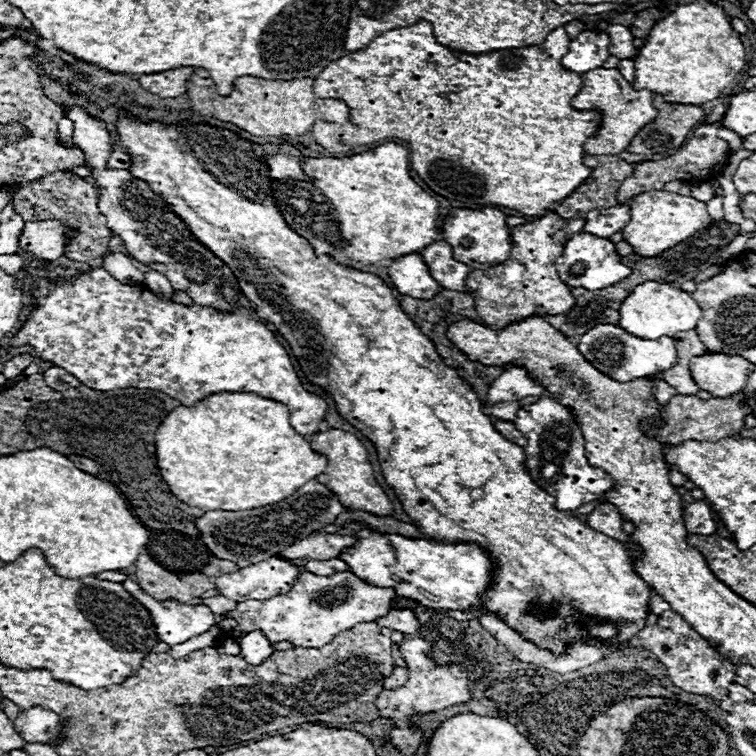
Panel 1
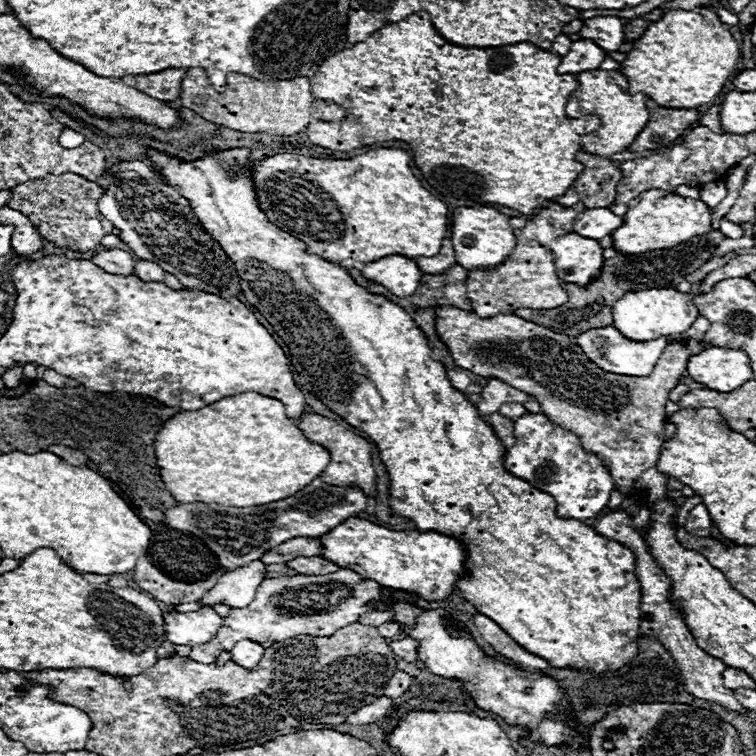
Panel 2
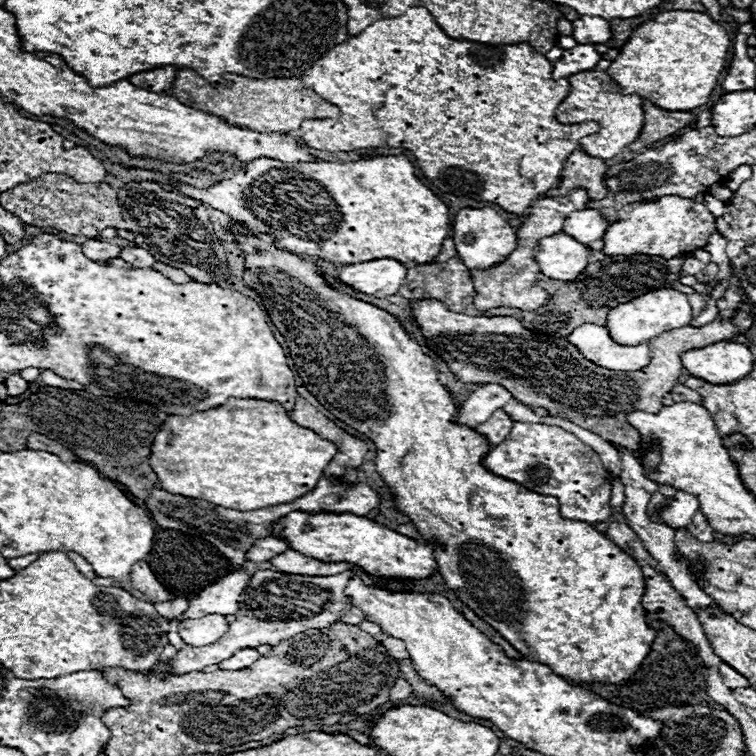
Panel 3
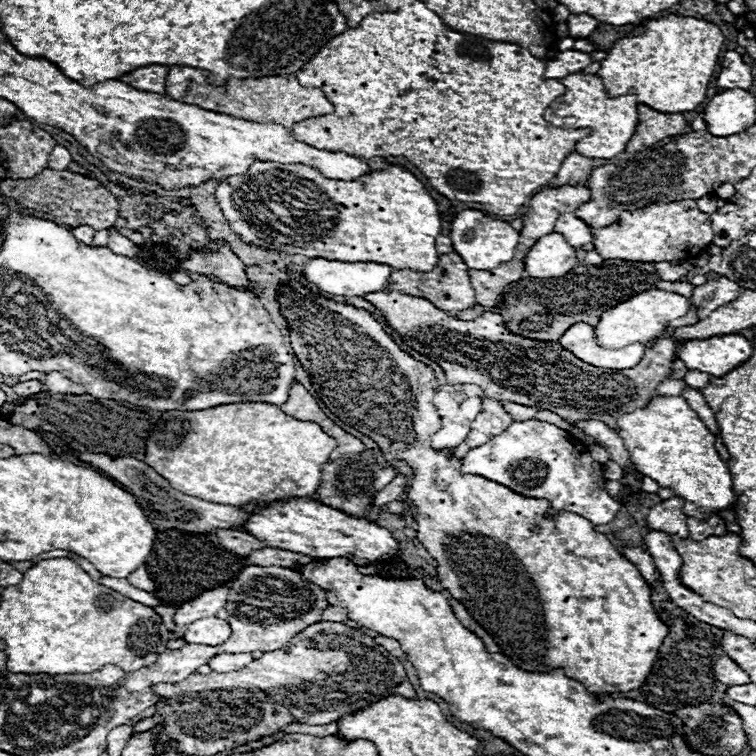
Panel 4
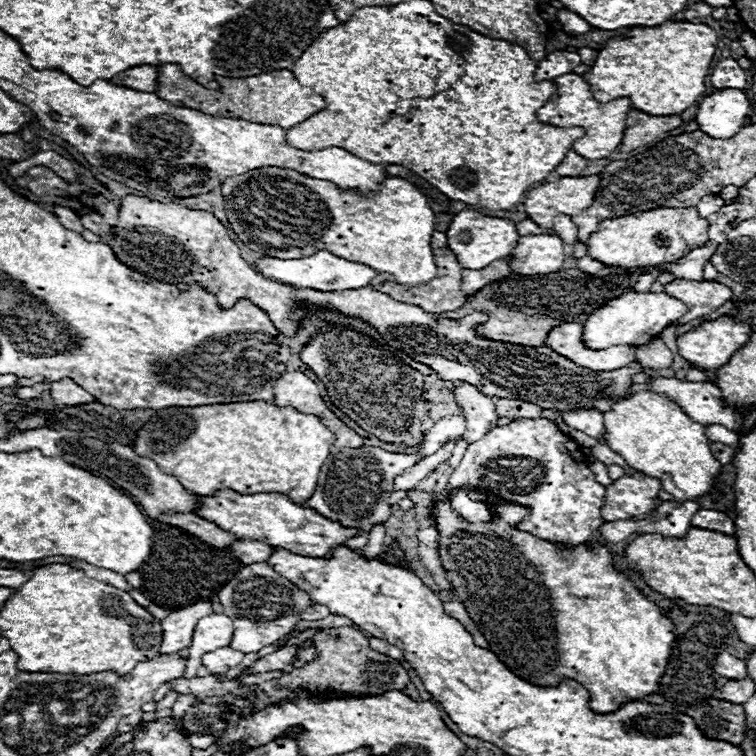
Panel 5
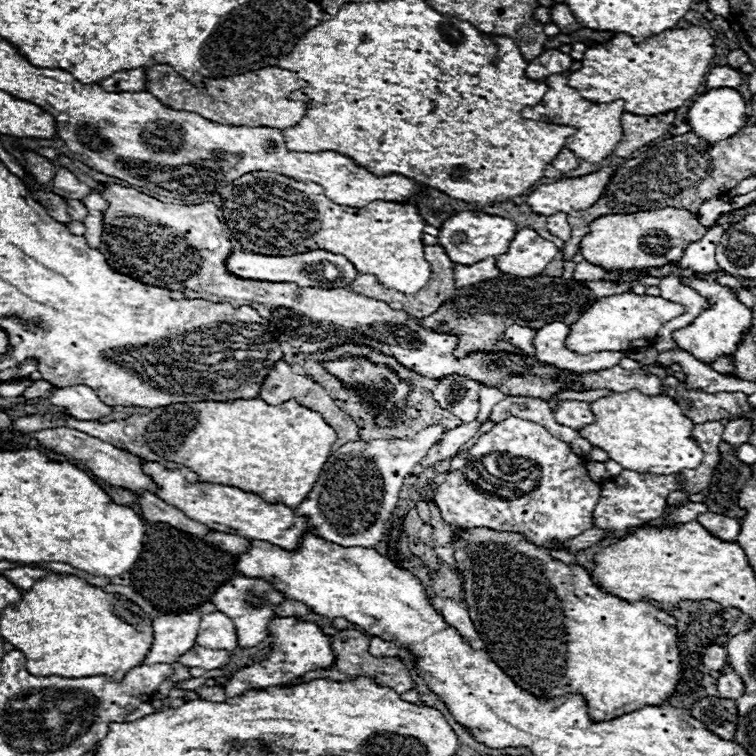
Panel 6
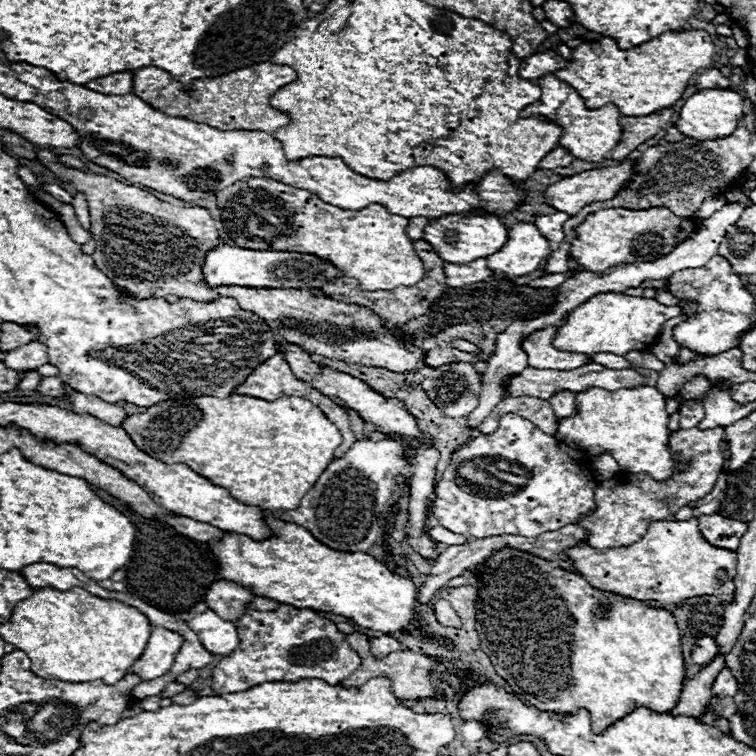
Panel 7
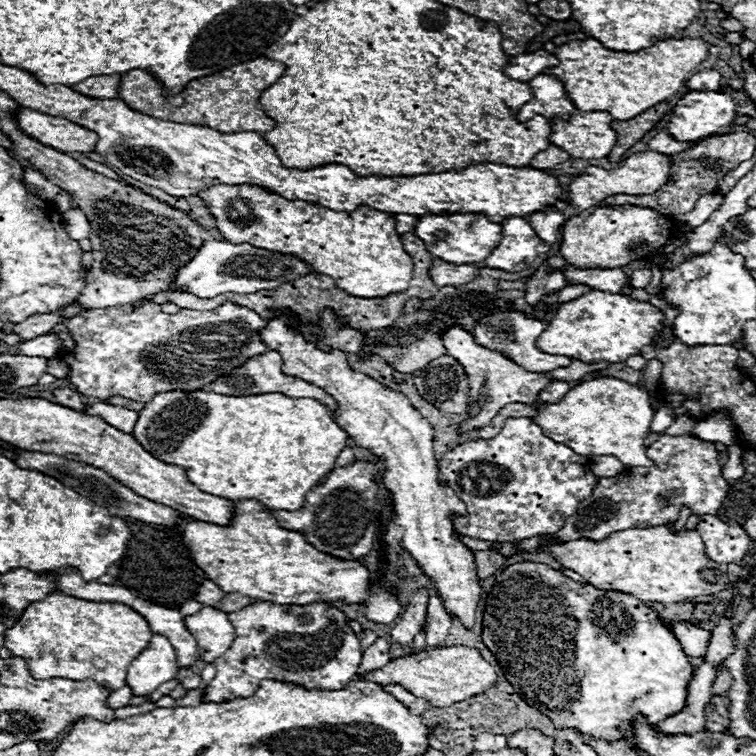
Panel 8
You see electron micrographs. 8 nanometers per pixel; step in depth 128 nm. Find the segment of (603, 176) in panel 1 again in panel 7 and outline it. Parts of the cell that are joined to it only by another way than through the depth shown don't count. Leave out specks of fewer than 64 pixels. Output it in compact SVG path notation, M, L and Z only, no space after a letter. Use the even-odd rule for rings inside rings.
M560 146L552 152L546 154L544 160L540 160L540 168L544 170L554 170L554 168L564 168L564 166L570 166L574 162L572 154L568 154L568 150L560 150Z

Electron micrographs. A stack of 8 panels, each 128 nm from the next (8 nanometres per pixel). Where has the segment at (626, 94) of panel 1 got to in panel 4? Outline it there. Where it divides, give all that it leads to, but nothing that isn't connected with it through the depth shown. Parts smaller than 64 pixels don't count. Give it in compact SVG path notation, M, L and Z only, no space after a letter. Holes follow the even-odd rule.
M572 74L568 78L560 80L566 86L566 92L556 98L548 110L544 112L546 122L560 128L578 128L586 126L592 130L592 136L582 138L576 142L576 152L586 158L614 158L616 154L624 152L628 140L632 138L636 124L638 124L638 102L636 96L618 96L608 98L602 86L602 80L592 74Z

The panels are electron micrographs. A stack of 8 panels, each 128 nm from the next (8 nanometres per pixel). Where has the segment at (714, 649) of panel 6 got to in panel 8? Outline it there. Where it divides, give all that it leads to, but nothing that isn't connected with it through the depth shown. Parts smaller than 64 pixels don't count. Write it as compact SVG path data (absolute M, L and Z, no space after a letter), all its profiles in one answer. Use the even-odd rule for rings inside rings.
M668 622L668 628L680 640L680 644L688 656L706 656L706 648L710 644L708 630L692 624L692 622Z

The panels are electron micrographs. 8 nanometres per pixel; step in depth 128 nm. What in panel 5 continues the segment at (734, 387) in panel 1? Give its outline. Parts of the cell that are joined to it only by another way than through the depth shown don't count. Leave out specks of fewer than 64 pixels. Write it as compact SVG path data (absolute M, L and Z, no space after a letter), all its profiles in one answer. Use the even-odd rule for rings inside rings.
M724 314L724 316L718 316L716 320L706 320L702 322L698 328L694 330L688 330L684 332L682 336L678 336L678 350L680 350L680 356L700 368L706 368L706 370L718 370L720 366L724 366L730 356L740 350L750 338L750 324L746 322L738 322L734 316L730 314Z

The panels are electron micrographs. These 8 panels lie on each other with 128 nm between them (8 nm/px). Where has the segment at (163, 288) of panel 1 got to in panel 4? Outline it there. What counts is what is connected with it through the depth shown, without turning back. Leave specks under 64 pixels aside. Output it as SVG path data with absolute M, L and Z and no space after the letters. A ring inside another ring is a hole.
M108 228L110 236L108 236L108 248L116 254L122 254L122 256L128 256L128 258L136 258L138 254L138 248L126 238L122 236L116 228Z

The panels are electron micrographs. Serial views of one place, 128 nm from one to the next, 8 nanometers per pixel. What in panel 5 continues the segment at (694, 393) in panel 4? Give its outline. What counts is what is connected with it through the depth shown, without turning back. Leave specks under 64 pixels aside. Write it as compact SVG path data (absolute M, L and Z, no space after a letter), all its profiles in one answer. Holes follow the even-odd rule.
M712 424L712 426L708 426L706 428L706 434L708 434L708 438L712 440L712 442L722 442L722 444L728 444L730 448L738 448L738 442L740 442L740 438L738 438L738 434L736 432L730 432L728 428L724 428L724 426L720 426L720 424Z

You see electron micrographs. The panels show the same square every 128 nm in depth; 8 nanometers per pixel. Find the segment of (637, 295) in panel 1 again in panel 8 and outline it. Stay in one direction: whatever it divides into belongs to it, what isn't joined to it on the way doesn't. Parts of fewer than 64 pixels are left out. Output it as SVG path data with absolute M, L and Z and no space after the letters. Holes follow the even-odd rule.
M590 290L588 294L560 306L560 314L546 324L544 334L536 340L536 348L582 362L626 362L628 356L640 354L640 350L650 344L662 322L664 314L648 302L638 302L622 294Z

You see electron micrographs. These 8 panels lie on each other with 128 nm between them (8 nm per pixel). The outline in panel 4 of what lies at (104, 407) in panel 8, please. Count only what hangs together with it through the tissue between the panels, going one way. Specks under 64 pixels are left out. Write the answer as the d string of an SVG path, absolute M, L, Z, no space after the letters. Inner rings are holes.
M48 372L46 380L44 380L44 388L50 394L86 394L84 386L68 380L66 376L58 374L58 372Z

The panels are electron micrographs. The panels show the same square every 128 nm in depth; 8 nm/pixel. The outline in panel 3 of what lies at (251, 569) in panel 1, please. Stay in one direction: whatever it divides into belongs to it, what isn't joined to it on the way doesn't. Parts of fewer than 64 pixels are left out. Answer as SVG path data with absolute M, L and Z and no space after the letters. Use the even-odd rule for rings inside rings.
M232 572L224 576L190 600L182 620L196 620L206 614L234 614L238 610L238 596L246 588L248 580L250 576L246 572Z

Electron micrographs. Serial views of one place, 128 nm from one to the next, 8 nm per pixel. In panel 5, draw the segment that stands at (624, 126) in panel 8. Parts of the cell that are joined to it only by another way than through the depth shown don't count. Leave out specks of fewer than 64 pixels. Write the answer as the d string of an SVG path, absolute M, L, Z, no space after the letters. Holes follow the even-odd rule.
M640 110L628 112L628 130L624 130L624 142L620 144L620 152L632 152L640 146L650 144L660 134L670 132L682 124L682 118L672 114L668 118L652 118Z

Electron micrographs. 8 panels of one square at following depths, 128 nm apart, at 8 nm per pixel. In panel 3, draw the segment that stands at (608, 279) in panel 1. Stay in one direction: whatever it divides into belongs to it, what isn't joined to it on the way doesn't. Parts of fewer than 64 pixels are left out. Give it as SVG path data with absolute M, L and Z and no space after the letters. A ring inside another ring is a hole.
M564 232L554 234L552 238L542 238L540 246L536 246L536 262L540 262L540 272L552 280L576 278L584 270L584 266L588 266L588 256L590 256L590 248L576 242L572 236Z

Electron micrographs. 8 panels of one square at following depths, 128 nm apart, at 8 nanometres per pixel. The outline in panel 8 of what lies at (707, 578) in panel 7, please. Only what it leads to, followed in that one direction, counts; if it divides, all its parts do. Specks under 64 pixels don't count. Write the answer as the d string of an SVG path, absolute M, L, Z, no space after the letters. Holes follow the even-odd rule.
M668 526L630 528L614 532L594 542L590 538L552 544L548 552L564 568L578 572L588 584L600 590L616 590L636 596L640 602L682 602L696 596L710 596L728 586L728 566L712 562L704 556L704 544L696 530L674 534Z

